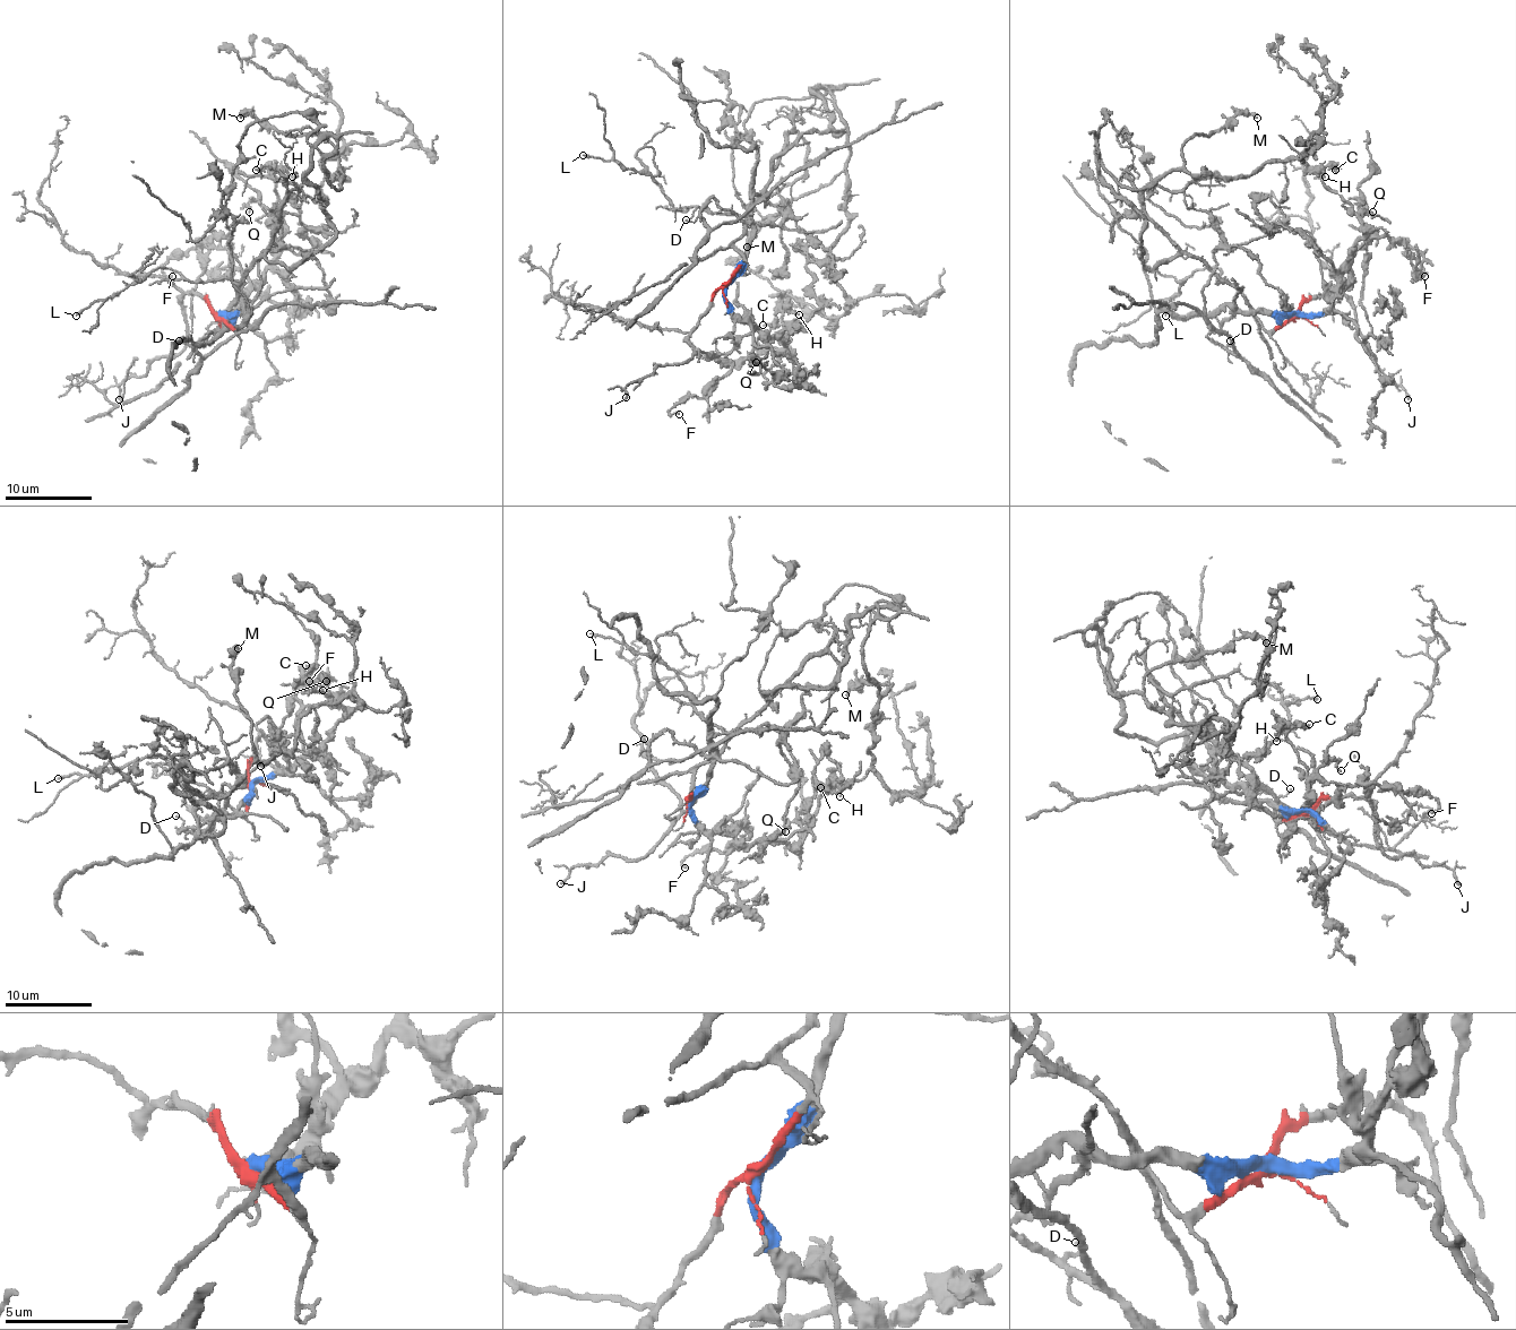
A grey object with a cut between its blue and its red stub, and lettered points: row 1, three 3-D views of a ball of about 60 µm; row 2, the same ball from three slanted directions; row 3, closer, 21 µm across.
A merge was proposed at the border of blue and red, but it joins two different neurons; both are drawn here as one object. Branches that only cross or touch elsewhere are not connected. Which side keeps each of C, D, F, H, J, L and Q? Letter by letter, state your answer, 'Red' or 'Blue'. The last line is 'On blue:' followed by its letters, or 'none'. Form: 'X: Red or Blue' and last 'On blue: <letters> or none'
C: Blue
D: Blue
F: Blue
H: Blue
J: Red
L: Red
Q: Blue
On blue: C, D, F, H, Q

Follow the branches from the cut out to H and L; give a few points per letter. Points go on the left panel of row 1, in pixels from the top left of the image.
H: (218, 316), (225, 316), (239, 305), (264, 275), (282, 234), (275, 178), (286, 171), (292, 178)
L: (218, 316), (237, 330), (227, 316), (237, 296), (234, 279), (187, 282), (154, 268), (76, 316)

